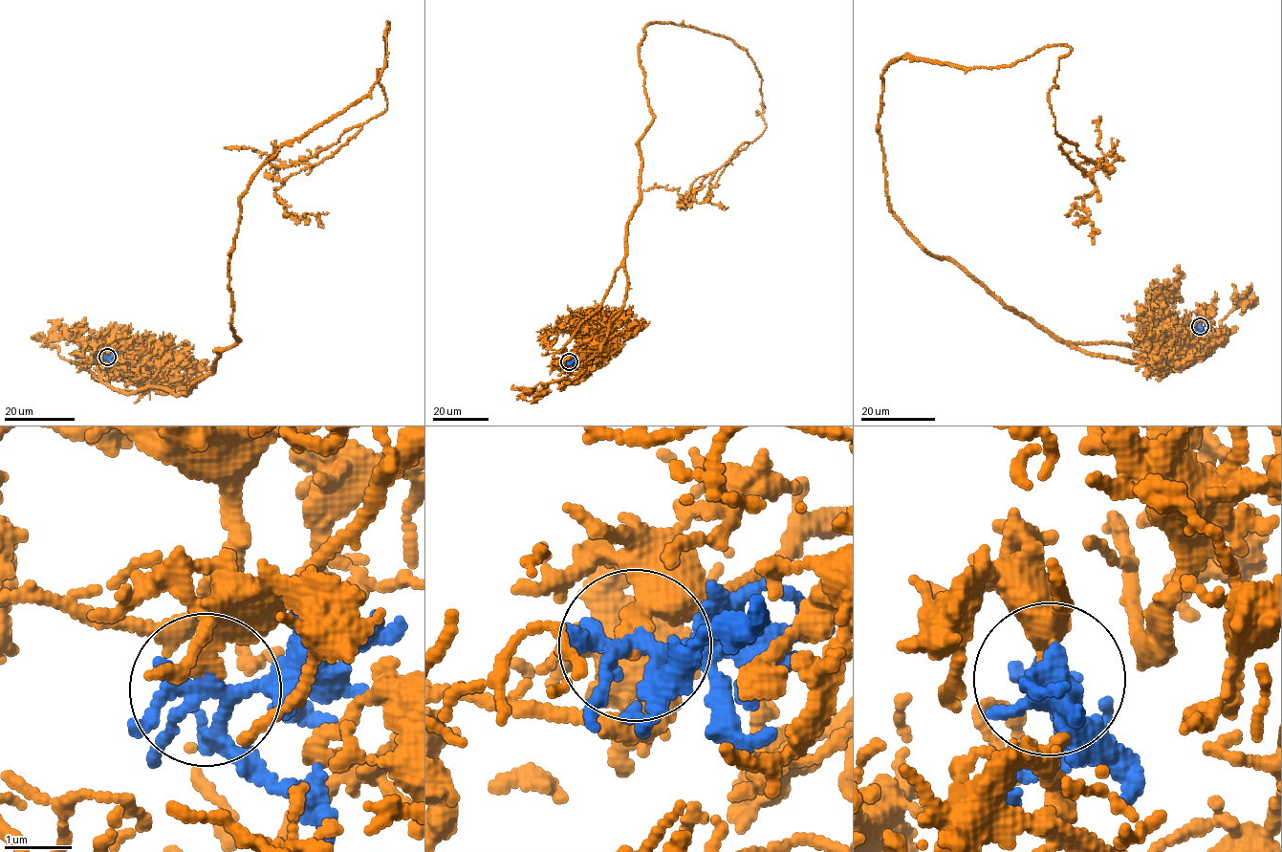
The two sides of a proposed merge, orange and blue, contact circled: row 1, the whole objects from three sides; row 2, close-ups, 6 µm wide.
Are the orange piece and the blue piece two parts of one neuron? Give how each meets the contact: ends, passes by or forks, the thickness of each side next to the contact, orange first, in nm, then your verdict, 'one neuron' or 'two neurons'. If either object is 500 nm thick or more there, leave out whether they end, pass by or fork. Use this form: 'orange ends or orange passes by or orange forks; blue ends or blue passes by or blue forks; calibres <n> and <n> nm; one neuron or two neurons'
orange ends; blue forks; calibres 170 and 200 nm; one neuron

